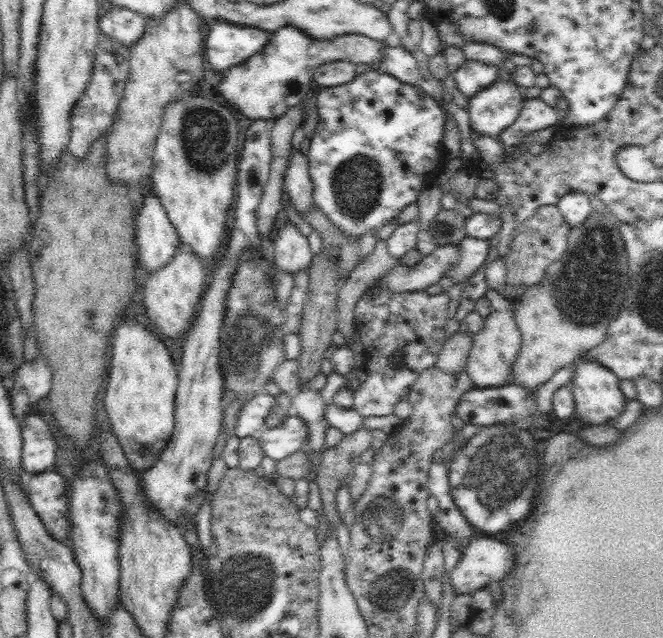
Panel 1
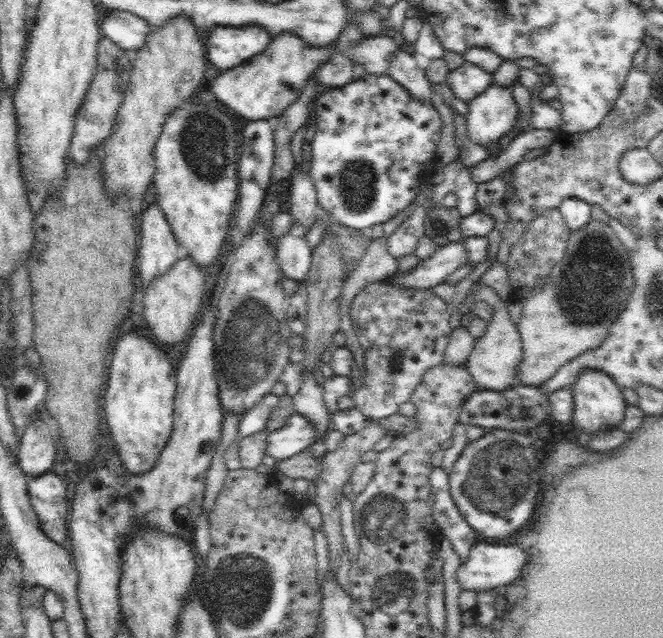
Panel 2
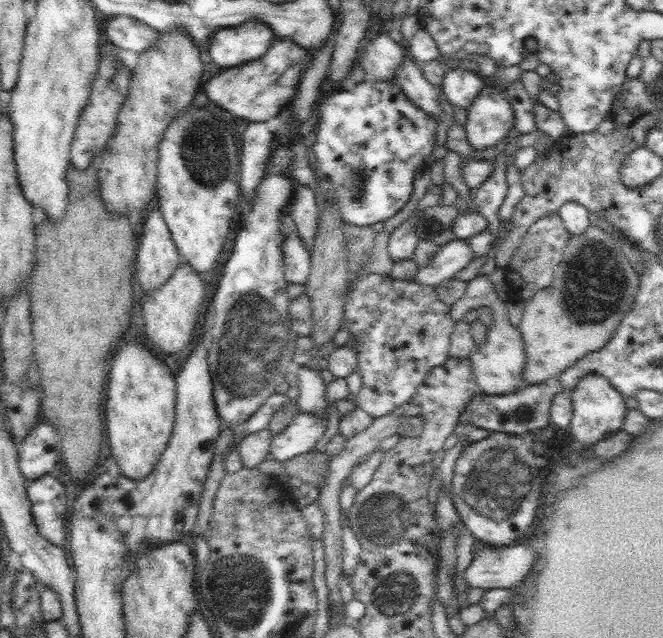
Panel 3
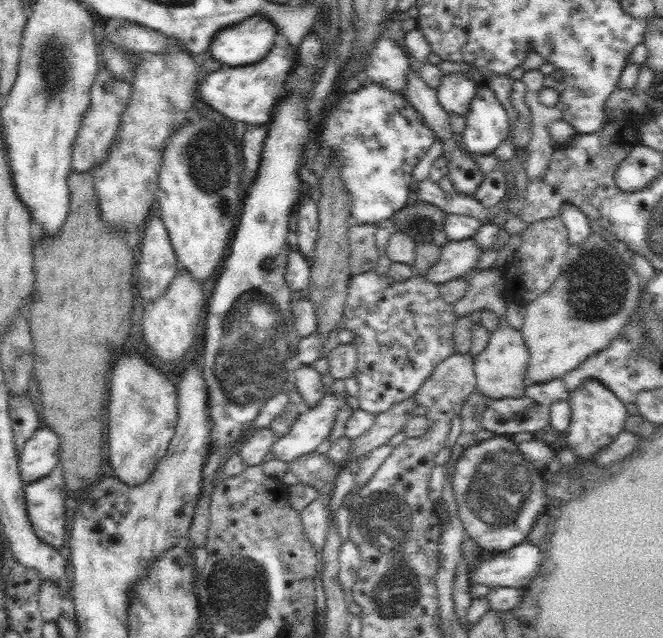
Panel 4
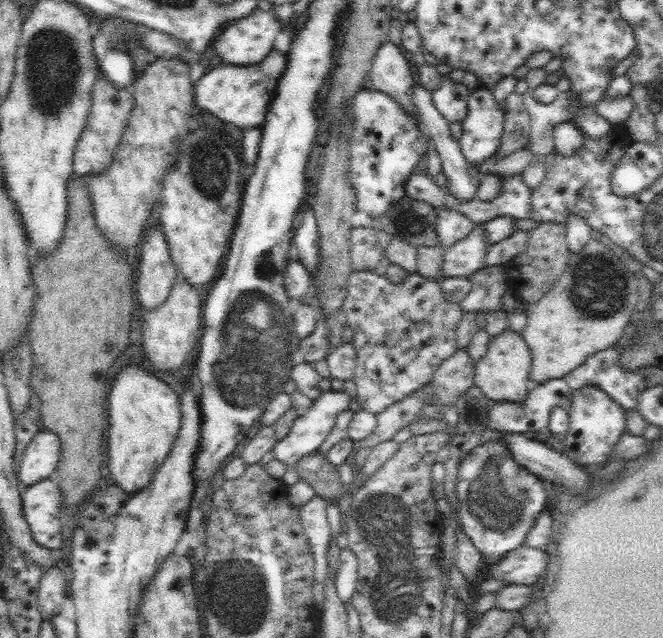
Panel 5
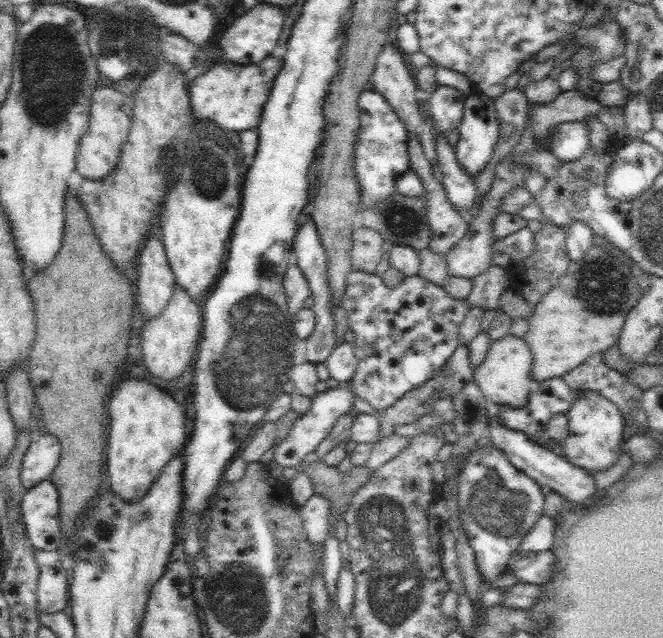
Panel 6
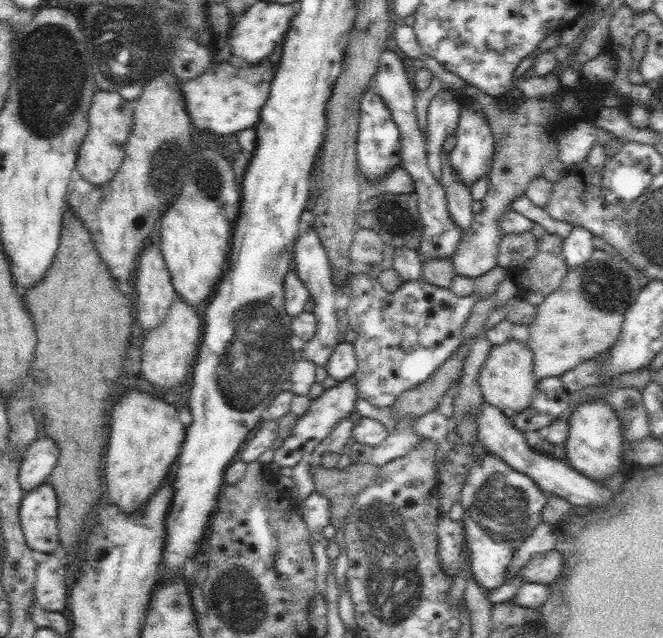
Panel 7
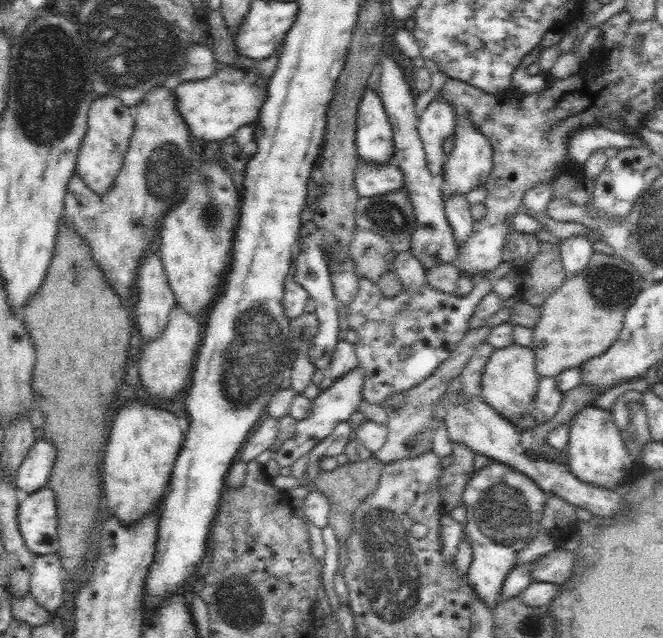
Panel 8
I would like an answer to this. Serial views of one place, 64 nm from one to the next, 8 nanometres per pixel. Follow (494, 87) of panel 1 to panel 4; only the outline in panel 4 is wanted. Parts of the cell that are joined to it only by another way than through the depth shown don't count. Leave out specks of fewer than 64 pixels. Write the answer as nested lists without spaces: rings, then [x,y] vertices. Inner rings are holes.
[[[490,86],[476,88],[470,110],[465,116],[463,141],[468,152],[492,154],[502,140],[508,137],[510,121],[504,107]]]

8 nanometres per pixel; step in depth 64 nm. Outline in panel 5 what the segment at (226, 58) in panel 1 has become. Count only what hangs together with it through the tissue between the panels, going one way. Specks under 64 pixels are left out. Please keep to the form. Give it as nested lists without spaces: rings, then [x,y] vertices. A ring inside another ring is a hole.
[[[259,6],[248,16],[227,24],[216,35],[214,48],[223,62],[236,65],[258,64],[274,48],[276,35],[282,31],[282,21],[276,18],[272,8]]]

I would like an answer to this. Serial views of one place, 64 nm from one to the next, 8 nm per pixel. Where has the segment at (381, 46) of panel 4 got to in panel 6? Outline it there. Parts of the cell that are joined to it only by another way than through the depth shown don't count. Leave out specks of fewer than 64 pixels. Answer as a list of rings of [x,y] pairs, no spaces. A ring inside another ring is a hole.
[[[387,42],[380,53],[378,53],[378,60],[376,61],[376,67],[374,67],[374,73],[372,73],[371,76],[371,82],[374,86],[373,90],[384,95],[384,98],[392,105],[392,109],[398,113],[400,119],[402,119],[406,127],[408,127],[410,169],[416,170],[418,176],[422,178],[424,187],[426,187],[427,196],[424,198],[427,200],[427,216],[431,235],[431,242],[428,249],[430,249],[432,253],[438,253],[444,256],[446,253],[450,252],[450,250],[454,249],[456,244],[467,234],[469,222],[463,220],[463,216],[453,208],[453,205],[447,198],[444,185],[434,178],[431,164],[426,159],[426,155],[424,155],[421,142],[418,142],[418,138],[416,138],[416,130],[414,130],[414,128],[418,128],[420,122],[424,122],[424,119],[418,109],[419,103],[416,99],[416,90],[418,90],[418,86],[412,79],[412,74],[408,71],[408,59],[403,54],[404,52],[398,48],[396,44],[390,45],[390,43]]]

